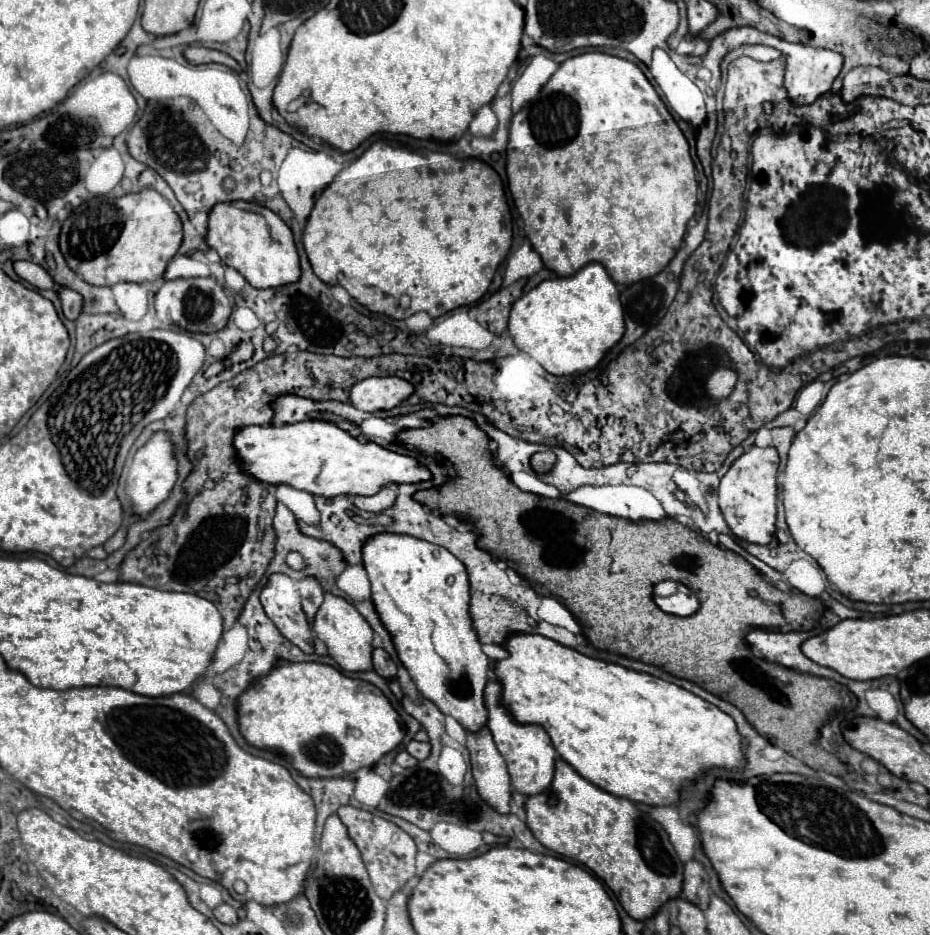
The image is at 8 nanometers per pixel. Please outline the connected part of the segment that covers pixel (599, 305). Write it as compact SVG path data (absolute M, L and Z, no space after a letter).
M590 262L574 276L544 280L514 302L508 334L520 350L528 352L550 374L572 376L592 370L624 334L618 288L598 262Z

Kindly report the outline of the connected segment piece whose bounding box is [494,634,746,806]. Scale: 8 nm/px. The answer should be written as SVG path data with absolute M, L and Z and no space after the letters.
M516 634L504 648L510 652L510 658L496 662L494 670L504 688L504 706L520 724L544 726L558 756L604 792L646 806L676 806L680 788L686 782L696 782L712 768L744 770L746 766L742 736L732 716L672 682L588 658L540 634Z

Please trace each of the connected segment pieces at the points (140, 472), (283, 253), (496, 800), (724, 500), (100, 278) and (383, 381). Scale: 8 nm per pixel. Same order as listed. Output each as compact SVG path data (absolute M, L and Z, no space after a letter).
M156 432L150 436L150 440L136 450L132 458L132 466L126 478L126 498L132 506L132 514L146 518L150 512L160 506L168 494L172 492L174 484L178 480L178 460L174 458L174 444L168 436L168 432Z
M244 200L216 204L210 210L206 242L208 242L210 248L214 248L220 254L220 258L226 266L238 270L248 280L248 284L254 286L254 288L276 288L276 286L292 284L300 278L300 260L298 260L292 230L284 224L284 220L278 214L274 214L266 206L260 206L260 204L254 204L254 202L244 202Z
M482 726L476 732L466 732L466 748L470 752L470 766L480 796L500 814L508 814L512 796L510 776L490 730Z
M752 446L740 458L736 458L730 470L722 476L718 486L718 502L726 524L736 538L752 544L768 544L776 530L776 472L778 452L776 448Z
M144 188L138 194L124 194L120 198L92 198L64 220L60 232L60 250L68 266L88 284L112 286L118 282L154 282L162 280L168 262L182 244L182 222L172 206L154 190Z
M366 378L352 386L350 402L362 412L392 410L414 392L414 386L402 378Z

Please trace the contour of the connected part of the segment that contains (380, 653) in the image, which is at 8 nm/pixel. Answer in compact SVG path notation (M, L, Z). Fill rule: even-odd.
M374 648L374 652L372 652L372 668L382 678L394 678L396 676L396 662L390 658L390 654L384 648Z

